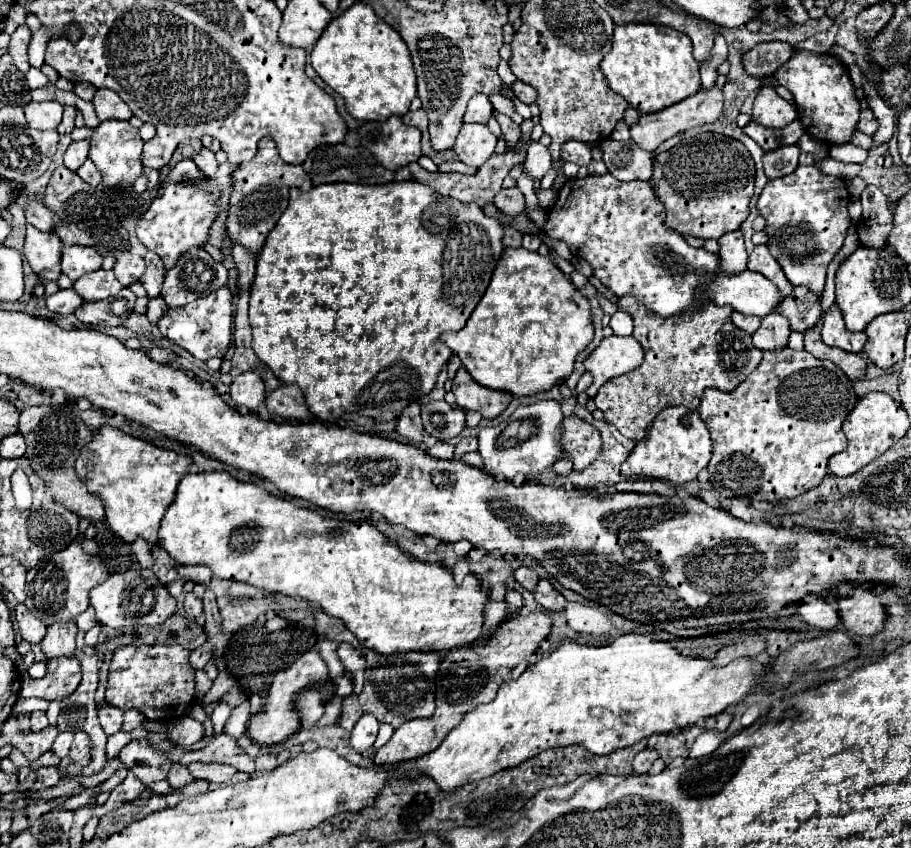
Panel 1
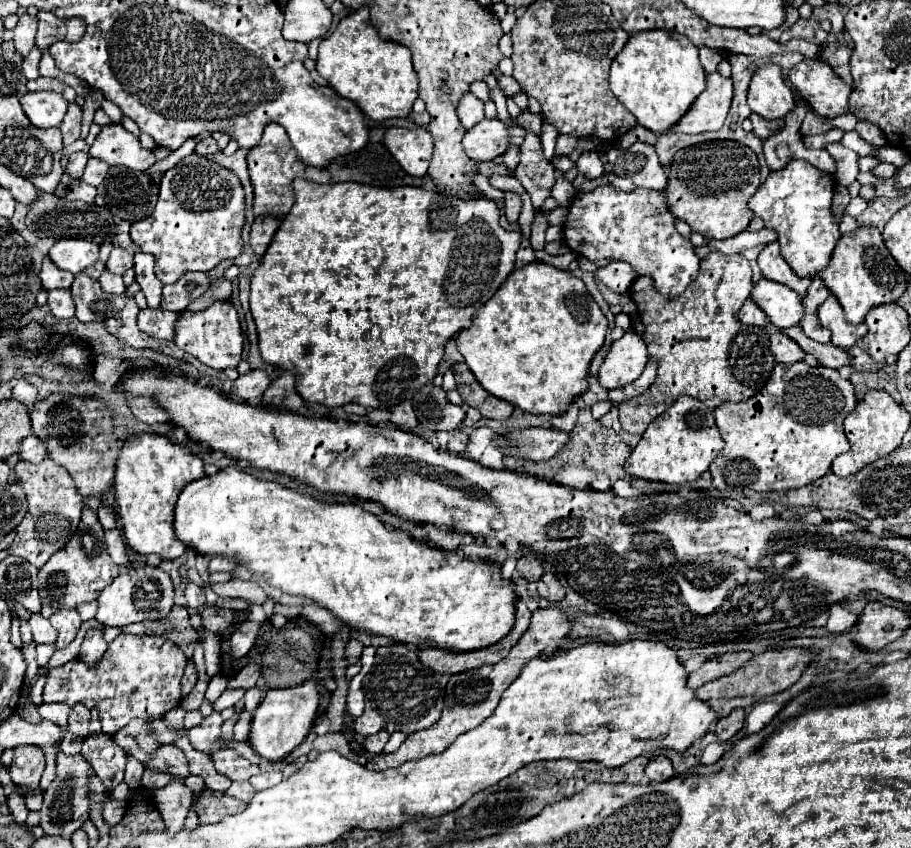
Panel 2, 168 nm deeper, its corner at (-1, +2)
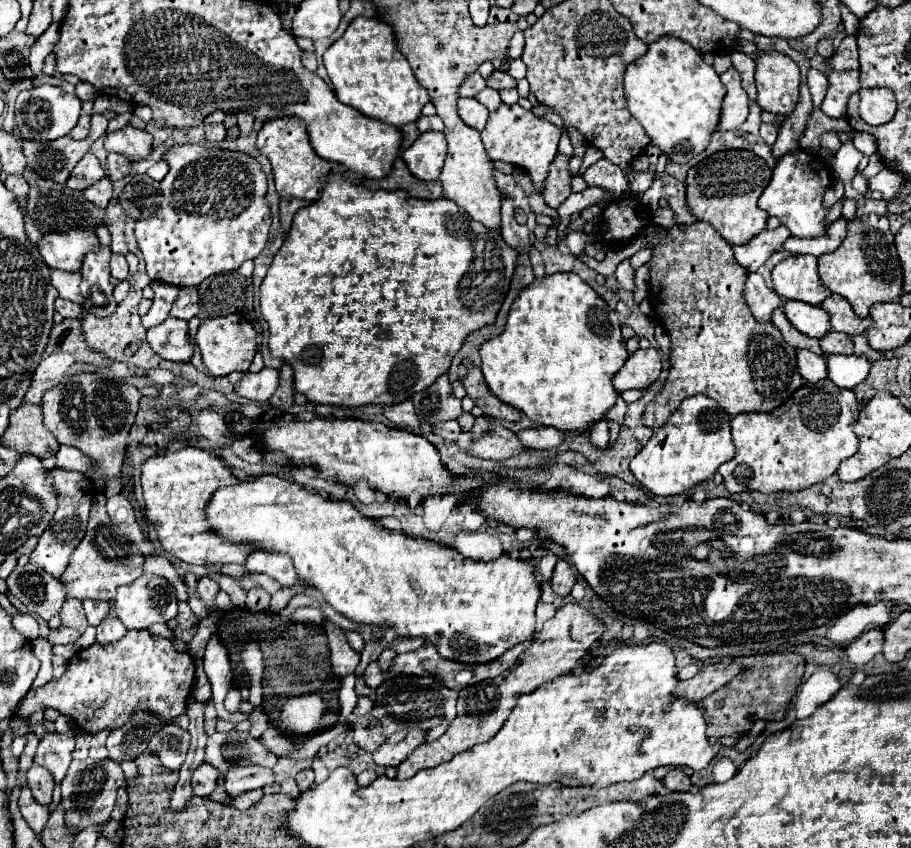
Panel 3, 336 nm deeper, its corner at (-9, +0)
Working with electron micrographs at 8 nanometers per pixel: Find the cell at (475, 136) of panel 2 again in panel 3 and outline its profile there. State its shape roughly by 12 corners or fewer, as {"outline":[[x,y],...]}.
{"outline":[[520,104],[490,112],[482,142],[544,192],[562,130]]}

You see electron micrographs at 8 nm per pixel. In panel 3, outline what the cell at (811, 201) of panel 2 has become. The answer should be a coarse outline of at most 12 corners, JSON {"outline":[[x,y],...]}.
{"outline":[[818,156],[776,160],[758,206],[802,238],[826,232]]}

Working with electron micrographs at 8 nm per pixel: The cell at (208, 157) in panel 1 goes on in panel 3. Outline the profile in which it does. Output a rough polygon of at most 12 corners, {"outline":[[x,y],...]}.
{"outline":[[224,124],[206,128],[206,140],[212,146],[226,138]]}

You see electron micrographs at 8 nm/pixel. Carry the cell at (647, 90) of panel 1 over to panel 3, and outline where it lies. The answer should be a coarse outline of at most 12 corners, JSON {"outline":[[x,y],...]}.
{"outline":[[670,36],[624,74],[628,110],[676,164],[708,148],[726,96]]}

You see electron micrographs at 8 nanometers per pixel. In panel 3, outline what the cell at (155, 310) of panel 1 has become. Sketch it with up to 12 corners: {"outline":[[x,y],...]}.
{"outline":[[174,316],[148,330],[160,358],[190,362],[188,322]]}

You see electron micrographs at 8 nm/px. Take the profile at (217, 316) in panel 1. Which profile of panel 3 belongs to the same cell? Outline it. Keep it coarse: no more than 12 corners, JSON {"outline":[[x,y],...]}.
{"outline":[[238,314],[200,324],[196,344],[212,376],[248,372],[256,330]]}

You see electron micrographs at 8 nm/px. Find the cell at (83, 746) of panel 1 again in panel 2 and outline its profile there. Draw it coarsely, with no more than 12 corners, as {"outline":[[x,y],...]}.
{"outline":[[104,732],[80,752],[108,790],[122,782],[126,754]]}

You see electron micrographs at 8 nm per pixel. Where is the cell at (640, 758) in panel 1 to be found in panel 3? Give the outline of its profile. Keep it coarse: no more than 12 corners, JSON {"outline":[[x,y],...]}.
{"outline":[[674,768],[664,778],[672,792],[688,792],[690,778],[682,768]]}

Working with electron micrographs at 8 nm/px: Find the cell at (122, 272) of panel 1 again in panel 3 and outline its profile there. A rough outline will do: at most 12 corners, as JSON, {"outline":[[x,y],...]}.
{"outline":[[112,254],[112,276],[128,278],[128,262],[124,254]]}

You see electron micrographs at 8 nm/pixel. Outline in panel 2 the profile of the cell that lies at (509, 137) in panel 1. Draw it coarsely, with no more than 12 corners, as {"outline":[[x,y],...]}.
{"outline":[[528,132],[520,144],[514,178],[536,210],[556,182],[542,156],[540,138]]}

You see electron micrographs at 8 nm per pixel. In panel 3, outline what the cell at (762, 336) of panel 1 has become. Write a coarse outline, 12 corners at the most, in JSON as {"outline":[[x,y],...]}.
{"outline":[[798,350],[798,370],[812,384],[828,378],[824,356]]}

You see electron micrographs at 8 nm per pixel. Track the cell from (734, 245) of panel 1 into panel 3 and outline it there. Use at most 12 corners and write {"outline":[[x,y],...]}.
{"outline":[[710,224],[668,228],[648,300],[672,346],[644,410],[694,394],[772,412],[804,386],[796,348],[742,300]]}

